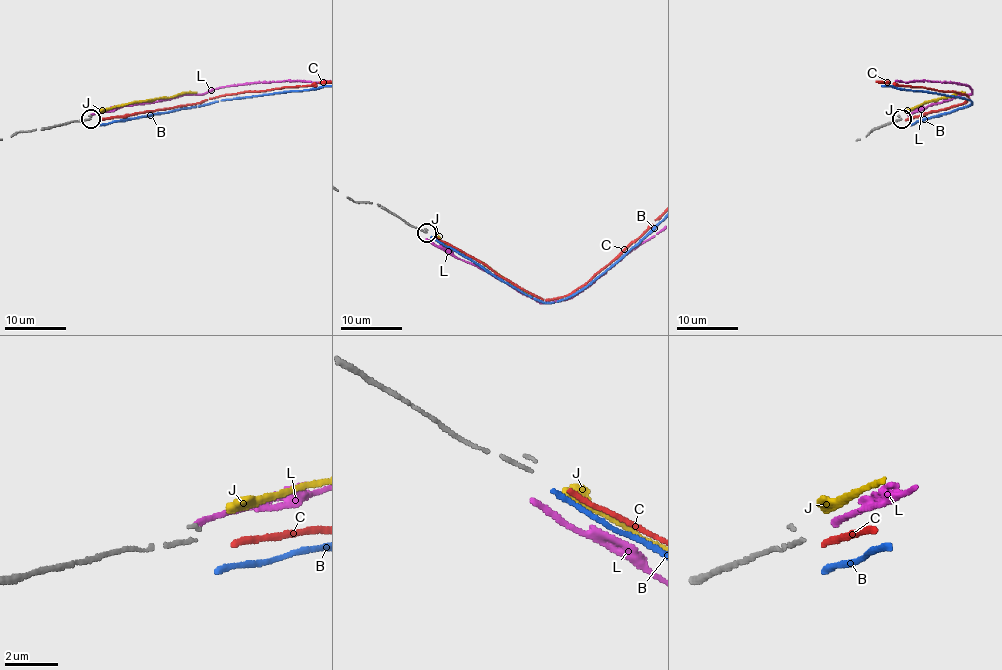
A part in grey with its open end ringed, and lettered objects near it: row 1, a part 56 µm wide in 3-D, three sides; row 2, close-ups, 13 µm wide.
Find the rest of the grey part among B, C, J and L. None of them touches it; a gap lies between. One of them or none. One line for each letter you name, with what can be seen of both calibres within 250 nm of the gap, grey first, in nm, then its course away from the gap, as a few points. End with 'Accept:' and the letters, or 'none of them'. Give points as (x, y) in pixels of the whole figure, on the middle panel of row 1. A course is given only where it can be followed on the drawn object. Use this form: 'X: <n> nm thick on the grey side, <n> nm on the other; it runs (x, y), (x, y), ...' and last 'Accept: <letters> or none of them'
Accept: none of them

